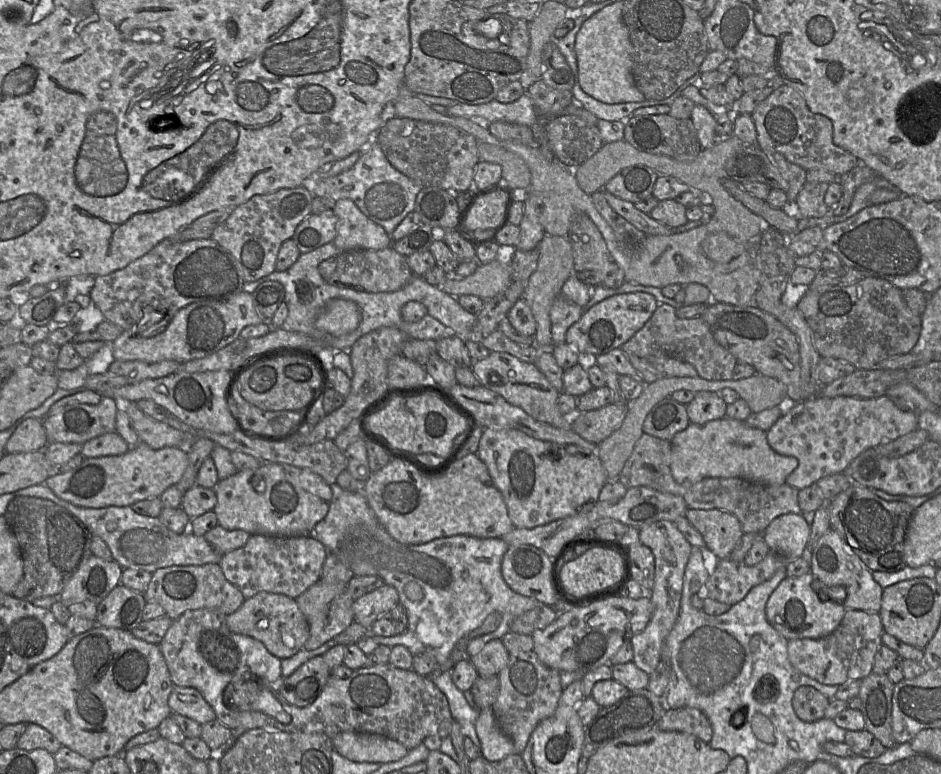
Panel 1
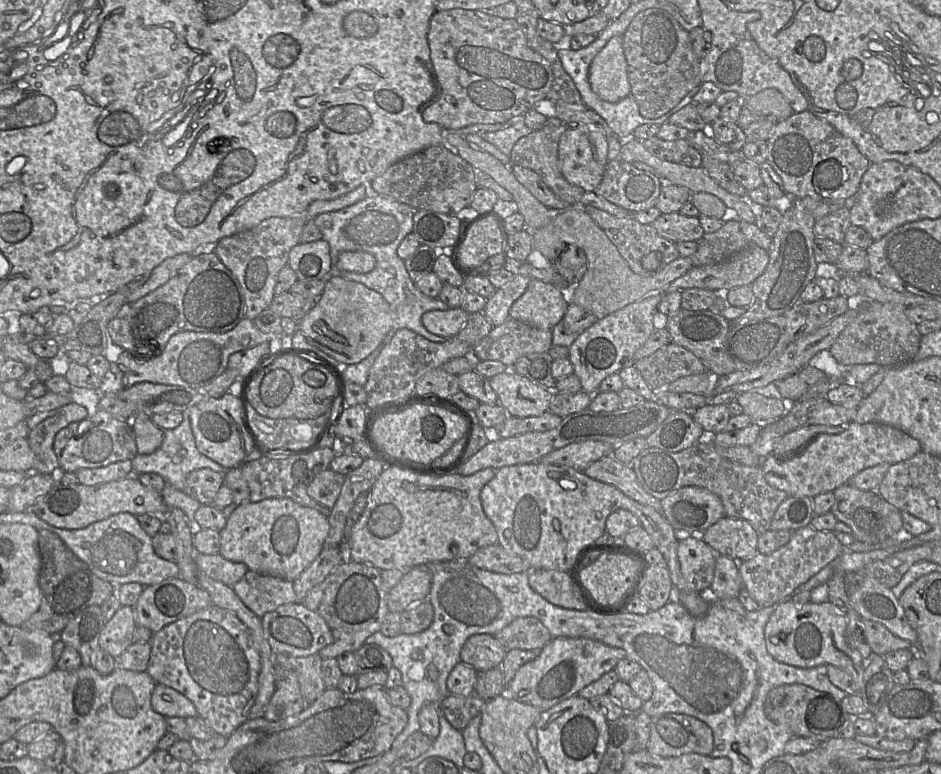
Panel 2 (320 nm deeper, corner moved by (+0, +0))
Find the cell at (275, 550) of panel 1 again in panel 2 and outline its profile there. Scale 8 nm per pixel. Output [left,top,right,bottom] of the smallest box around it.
[232,570,298,618]

